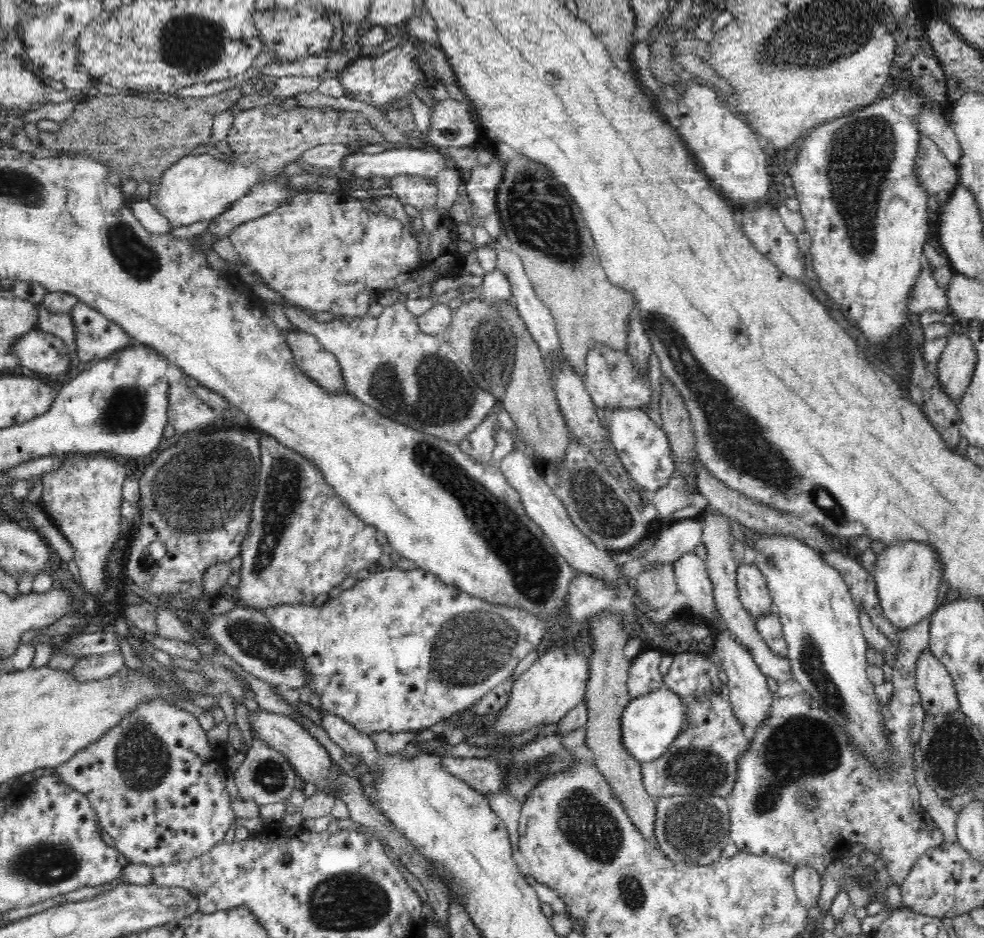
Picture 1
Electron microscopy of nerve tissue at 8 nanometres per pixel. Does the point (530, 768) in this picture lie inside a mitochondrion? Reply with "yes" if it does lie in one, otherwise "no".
yes

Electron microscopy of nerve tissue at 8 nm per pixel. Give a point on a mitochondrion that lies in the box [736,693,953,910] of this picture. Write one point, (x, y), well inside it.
(799, 748)

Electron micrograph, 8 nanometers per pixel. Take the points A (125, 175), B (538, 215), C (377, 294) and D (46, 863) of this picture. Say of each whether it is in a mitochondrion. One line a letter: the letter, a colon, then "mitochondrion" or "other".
A: other
B: mitochondrion
C: other
D: mitochondrion

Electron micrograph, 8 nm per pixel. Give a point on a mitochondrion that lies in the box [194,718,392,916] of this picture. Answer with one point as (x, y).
(269, 776)

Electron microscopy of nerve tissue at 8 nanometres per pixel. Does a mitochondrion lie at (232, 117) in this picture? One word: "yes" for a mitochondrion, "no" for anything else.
no

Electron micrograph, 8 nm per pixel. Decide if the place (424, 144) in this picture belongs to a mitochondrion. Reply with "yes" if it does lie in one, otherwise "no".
no

